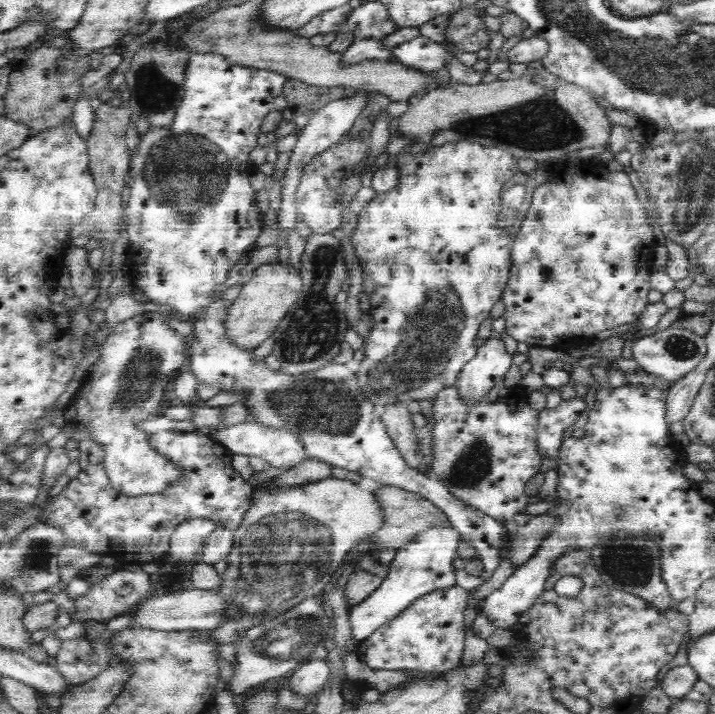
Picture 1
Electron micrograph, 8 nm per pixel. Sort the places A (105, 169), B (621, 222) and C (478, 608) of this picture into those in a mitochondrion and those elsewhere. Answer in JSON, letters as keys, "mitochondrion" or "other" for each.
{"A":"other","B":"other","C":"other"}

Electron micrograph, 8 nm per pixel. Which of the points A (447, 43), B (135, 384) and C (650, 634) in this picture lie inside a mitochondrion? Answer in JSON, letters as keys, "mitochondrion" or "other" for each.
{"A":"other","B":"mitochondrion","C":"other"}

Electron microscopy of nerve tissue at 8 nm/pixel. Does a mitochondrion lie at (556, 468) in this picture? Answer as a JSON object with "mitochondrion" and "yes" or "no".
{"mitochondrion":"no"}

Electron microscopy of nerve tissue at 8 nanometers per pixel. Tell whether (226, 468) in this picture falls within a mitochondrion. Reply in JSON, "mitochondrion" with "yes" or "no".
{"mitochondrion":"no"}

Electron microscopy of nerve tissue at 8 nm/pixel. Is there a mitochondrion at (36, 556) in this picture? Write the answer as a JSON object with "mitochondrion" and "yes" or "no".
{"mitochondrion":"yes"}

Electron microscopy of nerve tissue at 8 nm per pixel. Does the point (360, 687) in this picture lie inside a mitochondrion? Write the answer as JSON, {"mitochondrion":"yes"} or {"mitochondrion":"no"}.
{"mitochondrion":"no"}

